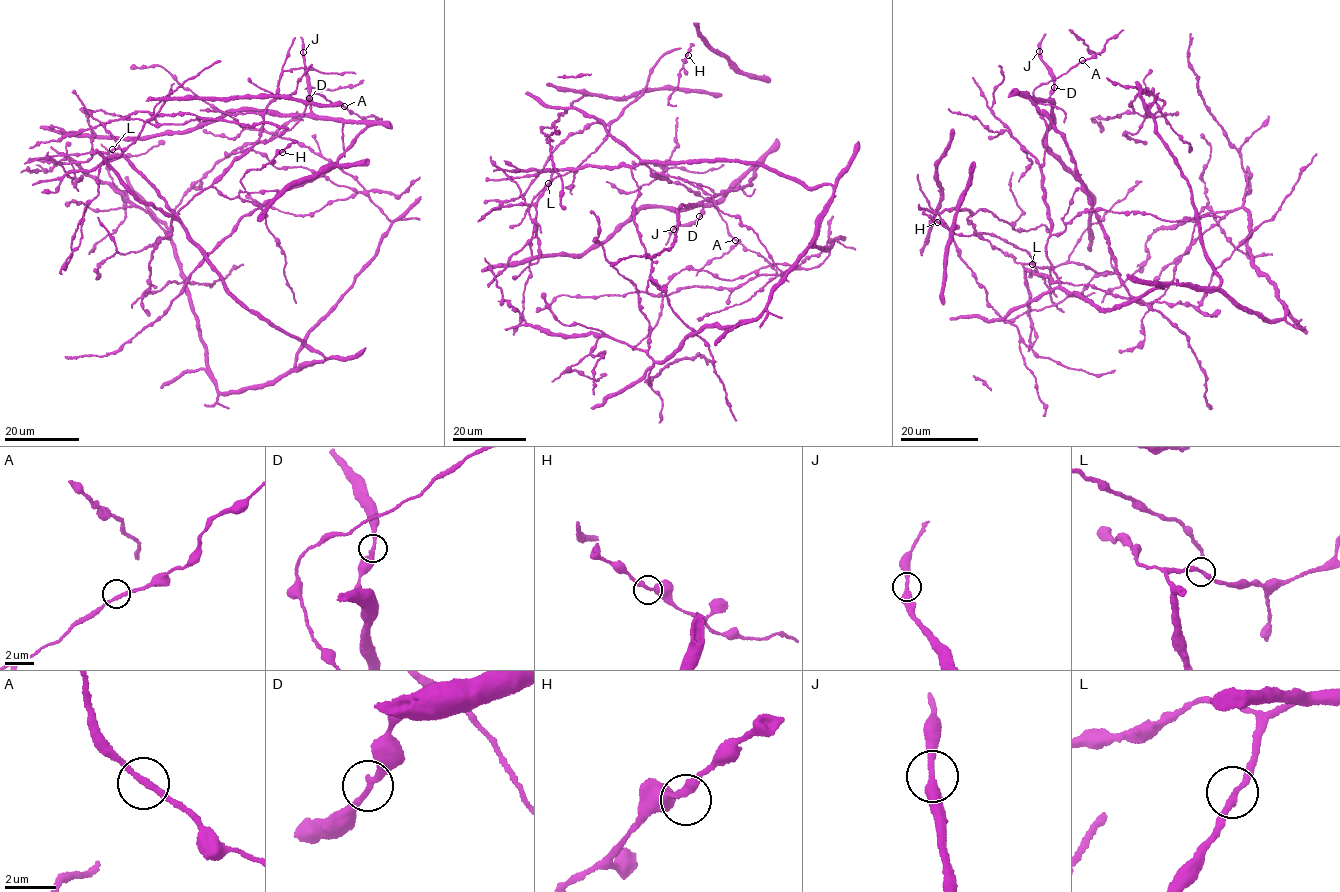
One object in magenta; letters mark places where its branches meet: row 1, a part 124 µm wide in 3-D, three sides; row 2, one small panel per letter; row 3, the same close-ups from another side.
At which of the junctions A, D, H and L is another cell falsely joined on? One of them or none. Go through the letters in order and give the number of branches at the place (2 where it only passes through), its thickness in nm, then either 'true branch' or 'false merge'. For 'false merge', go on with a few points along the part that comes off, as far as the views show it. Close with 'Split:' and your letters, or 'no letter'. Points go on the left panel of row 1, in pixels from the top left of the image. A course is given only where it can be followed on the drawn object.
A: branches 2; calibre 220 nm; true branch
D: branches 2; calibre 240 nm; true branch
H: branches 2; calibre 280 nm; true branch
L: branches 2; calibre 240 nm; true branch
Split: no letter

